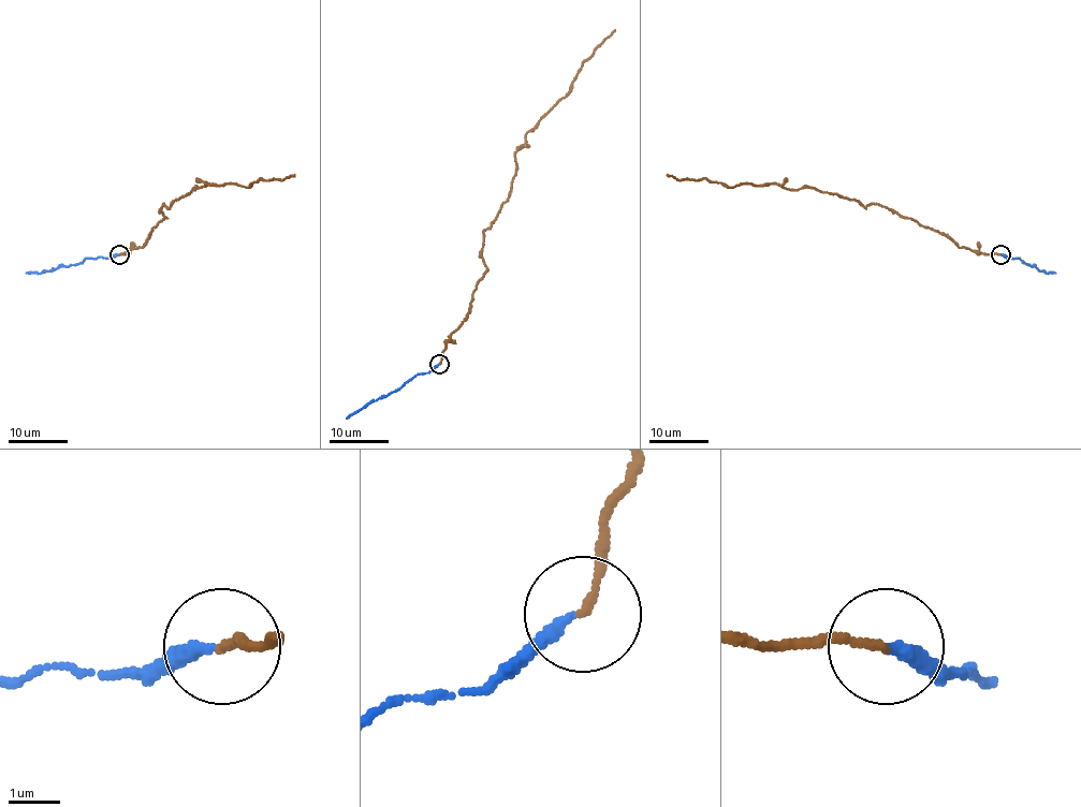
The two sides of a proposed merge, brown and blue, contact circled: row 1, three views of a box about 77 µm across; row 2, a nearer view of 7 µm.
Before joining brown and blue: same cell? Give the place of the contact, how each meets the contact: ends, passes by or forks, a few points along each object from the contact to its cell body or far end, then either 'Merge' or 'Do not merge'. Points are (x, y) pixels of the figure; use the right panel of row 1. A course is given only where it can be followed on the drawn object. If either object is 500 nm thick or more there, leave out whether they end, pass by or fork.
Place: (1001, 254). At the ring brown ends. At the ring blue ends. Course of brown: (1001, 254), (979, 254), (894, 211), (814, 188), (728, 186), (666, 174). Course of blue: (1001, 254), (1020, 259), (1037, 270), (1055, 274). Merge

